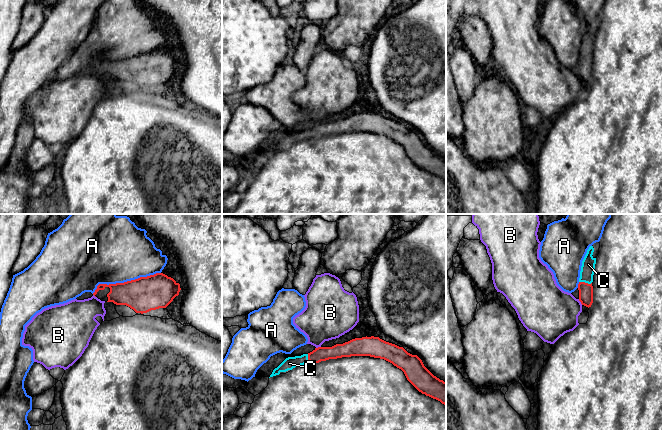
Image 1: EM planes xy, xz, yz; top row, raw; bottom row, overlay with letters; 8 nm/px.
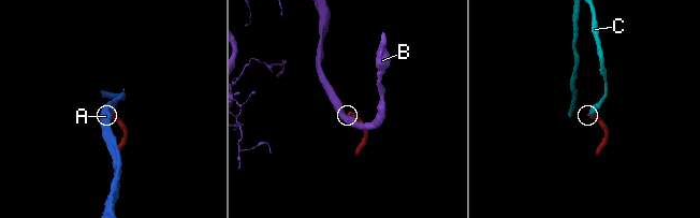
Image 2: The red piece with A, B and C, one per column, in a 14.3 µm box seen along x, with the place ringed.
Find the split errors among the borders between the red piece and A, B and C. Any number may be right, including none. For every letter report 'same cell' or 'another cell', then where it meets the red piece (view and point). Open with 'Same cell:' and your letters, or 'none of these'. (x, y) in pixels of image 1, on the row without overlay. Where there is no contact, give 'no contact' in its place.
Same cell: C
A: another cell; contact xy (125, 58)
B: another cell; contact yz (580, 77)
C: same cell; contact yz (584, 58)

